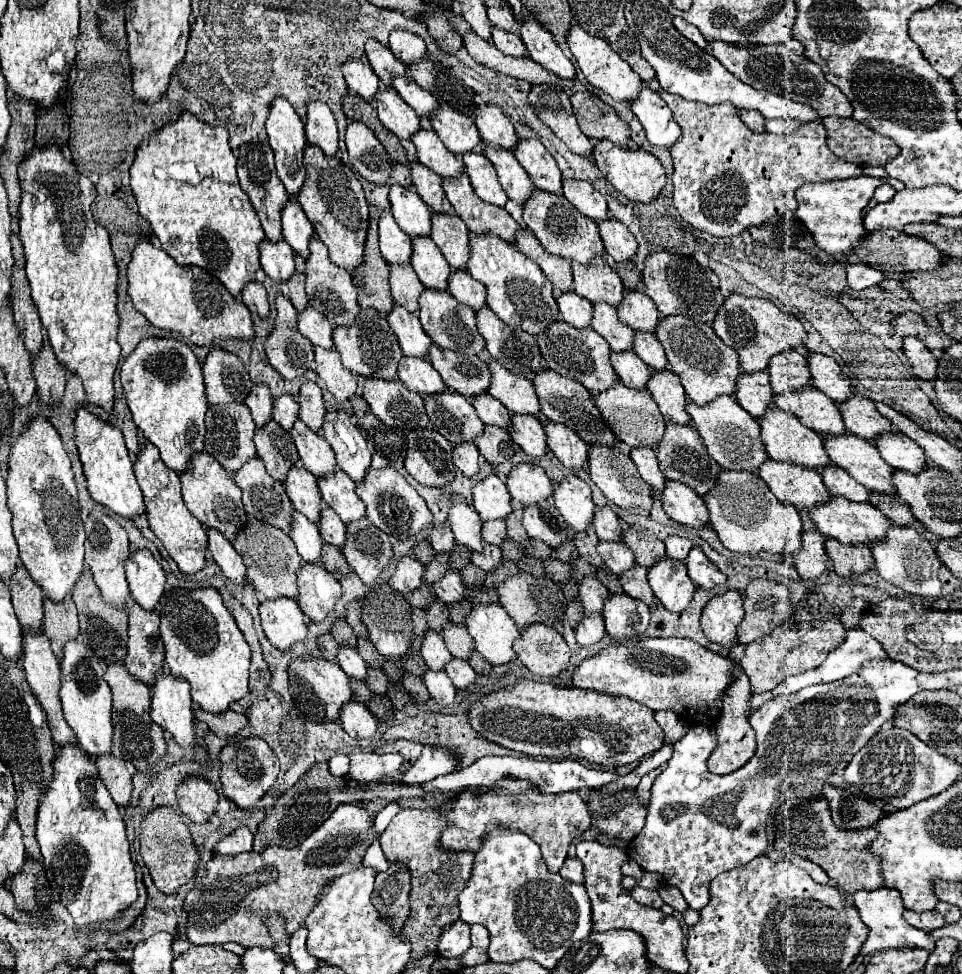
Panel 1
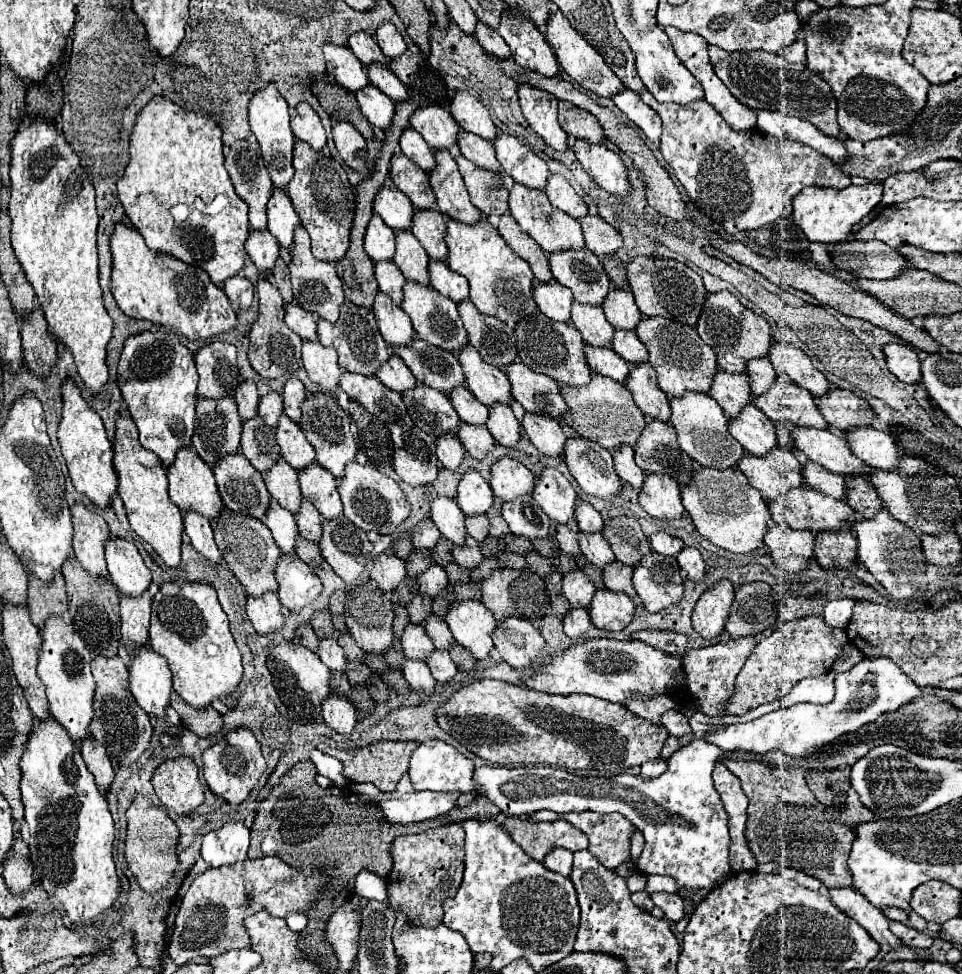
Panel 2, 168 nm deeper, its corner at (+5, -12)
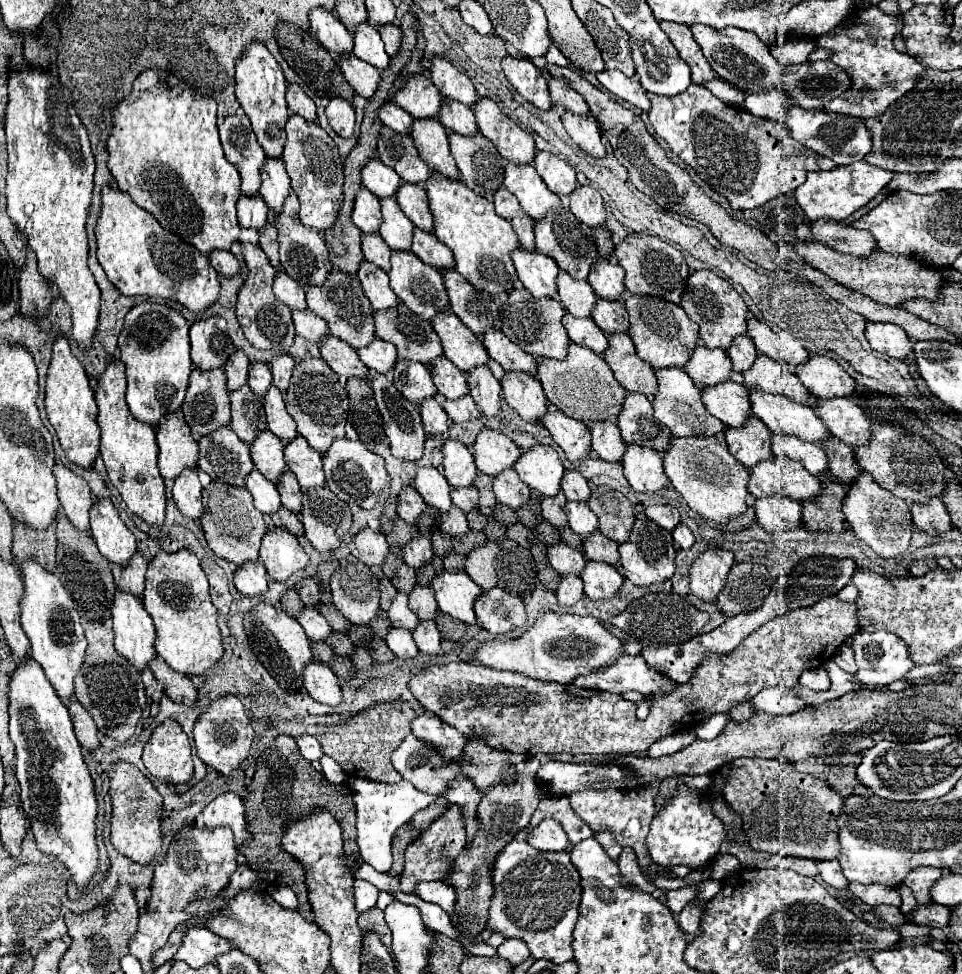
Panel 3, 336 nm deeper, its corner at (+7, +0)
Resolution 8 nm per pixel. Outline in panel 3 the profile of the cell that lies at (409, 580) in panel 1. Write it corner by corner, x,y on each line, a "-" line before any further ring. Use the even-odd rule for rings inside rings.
369,528
353,536
349,548
351,548
351,554
361,562
365,562
367,566
383,566
389,554
389,542
385,540
385,534
373,532

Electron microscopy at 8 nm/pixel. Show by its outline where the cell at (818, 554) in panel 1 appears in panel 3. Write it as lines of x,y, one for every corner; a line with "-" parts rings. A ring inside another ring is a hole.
763,496
755,502
757,522
767,534
777,530
797,530
801,526
801,502
791,498

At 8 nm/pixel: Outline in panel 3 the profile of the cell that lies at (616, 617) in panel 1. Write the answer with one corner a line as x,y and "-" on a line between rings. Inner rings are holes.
587,562
581,572
581,580
585,584
585,594
591,600
611,600
621,588
623,576
617,568
603,562

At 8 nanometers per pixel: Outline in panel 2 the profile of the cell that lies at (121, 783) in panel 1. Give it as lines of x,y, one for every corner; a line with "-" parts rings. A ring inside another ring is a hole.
91,736
83,738
79,748
81,748
81,754
83,754
87,768
95,776
95,782
97,782
101,794
105,794
113,782
113,776
115,776
115,770
111,768
111,760
109,760
105,748

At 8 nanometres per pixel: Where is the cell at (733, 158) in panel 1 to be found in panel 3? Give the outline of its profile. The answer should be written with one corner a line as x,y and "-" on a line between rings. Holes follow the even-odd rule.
691,84
677,96
647,94
651,100
649,120
655,134
661,136
669,150
689,164
701,180
725,196
733,210
753,210
779,194
793,192
807,172
833,170
833,160
805,148
791,138
785,124
759,118
743,108
721,104
705,86

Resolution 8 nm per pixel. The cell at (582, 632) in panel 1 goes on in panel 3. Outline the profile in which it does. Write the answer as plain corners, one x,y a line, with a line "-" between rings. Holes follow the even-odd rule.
563,576
555,594
561,606
571,606
583,596
583,580
579,576

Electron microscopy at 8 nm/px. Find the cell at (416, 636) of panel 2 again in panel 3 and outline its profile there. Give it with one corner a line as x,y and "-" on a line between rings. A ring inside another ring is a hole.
397,592
397,596
393,598
391,602
391,608
389,608
389,620
393,624
393,628
405,628
409,632
413,632
413,628
417,628
417,616
413,614
413,610
409,608
409,602
407,602
407,596
403,592

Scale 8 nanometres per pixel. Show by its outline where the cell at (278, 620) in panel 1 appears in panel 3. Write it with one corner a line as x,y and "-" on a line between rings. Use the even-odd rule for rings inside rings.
261,562
245,564
235,572
235,588
249,598
263,598
269,588
269,576

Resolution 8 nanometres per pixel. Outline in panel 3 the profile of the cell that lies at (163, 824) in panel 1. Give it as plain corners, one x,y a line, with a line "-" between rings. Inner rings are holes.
117,762
109,768
111,772
111,800
113,800
113,818
111,818
111,844
131,858
133,862
147,866
161,852
163,834
161,834
161,814
163,814
163,796
155,790
151,780
133,764

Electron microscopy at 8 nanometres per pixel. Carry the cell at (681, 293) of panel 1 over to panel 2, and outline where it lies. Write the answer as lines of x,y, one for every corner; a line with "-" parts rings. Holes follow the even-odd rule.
635,256
627,264
627,280
629,280
631,292
635,296
637,308
641,310
643,316
673,318
673,320
689,324
689,326
697,324
707,290
703,286
701,276
697,272
693,272
689,266
685,266
677,260
669,260
669,258

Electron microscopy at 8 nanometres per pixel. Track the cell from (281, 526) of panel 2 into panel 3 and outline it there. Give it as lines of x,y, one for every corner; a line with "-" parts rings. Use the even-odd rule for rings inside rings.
253,470
247,476
247,490
251,492
251,496
255,500
255,508
267,516
275,514
283,506
275,484
269,482
259,470

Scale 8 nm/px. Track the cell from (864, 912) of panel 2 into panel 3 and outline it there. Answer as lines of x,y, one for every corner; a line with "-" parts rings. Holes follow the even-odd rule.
837,860
819,862
817,868
819,868
819,876
821,876
821,880
823,880
825,884
829,884
829,886
833,886
833,888
837,888
837,890
849,890
849,888
847,888
849,882
845,880
845,876
843,876
841,866
839,866

